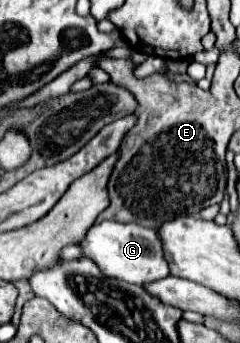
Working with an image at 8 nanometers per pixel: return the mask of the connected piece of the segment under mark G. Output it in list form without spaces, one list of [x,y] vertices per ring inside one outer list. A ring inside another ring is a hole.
[[[106,220],[106,222],[94,224],[88,230],[86,238],[82,240],[82,248],[84,248],[84,254],[88,258],[92,258],[100,266],[100,270],[104,270],[104,274],[110,274],[116,280],[144,286],[148,282],[160,280],[160,278],[170,274],[168,262],[164,258],[160,236],[152,228],[142,228],[138,224],[122,224],[122,222],[108,222]]]

